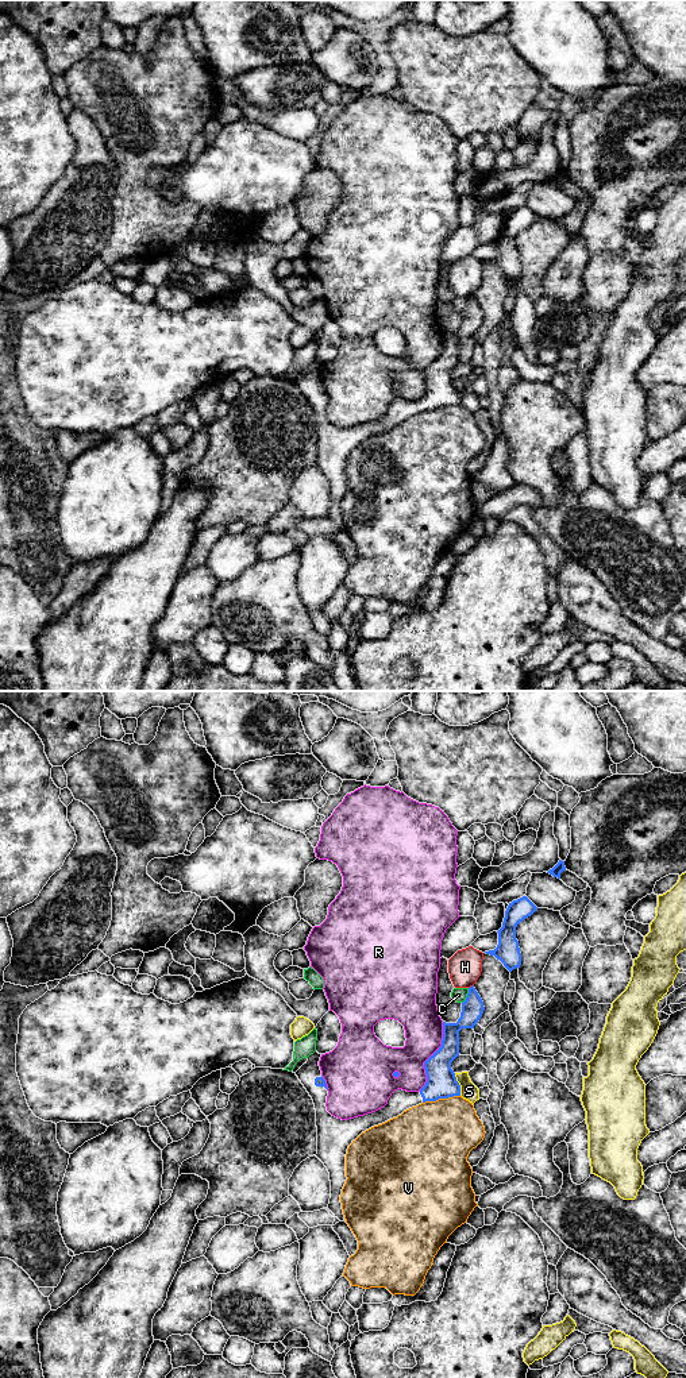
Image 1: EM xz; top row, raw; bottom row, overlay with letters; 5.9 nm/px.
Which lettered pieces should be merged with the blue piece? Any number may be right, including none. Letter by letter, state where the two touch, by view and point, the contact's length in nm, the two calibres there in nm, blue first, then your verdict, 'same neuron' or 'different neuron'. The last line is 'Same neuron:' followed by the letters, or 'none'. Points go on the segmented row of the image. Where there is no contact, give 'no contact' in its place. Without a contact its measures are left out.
C: xz (467, 996) | 100 nm | 130/90 nm | different neuron
H: xz (470, 987) | 40 nm | 130/200 nm | different neuron
R: xz (430, 1057) | 440 nm | 180/220 nm | different neuron
S: xz (458, 1084) | 140 nm | 180/100 nm | different neuron
V: xz (440, 1097) | 220 nm | 180/440 nm | different neuron
Same neuron: none

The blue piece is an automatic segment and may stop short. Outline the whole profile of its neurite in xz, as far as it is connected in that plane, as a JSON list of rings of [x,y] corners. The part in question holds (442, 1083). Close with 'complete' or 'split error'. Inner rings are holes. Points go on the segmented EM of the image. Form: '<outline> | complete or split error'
[[[474,985],[469,988],[462,1003],[460,1018],[456,1023],[443,1022],[442,1046],[424,1062],[427,1082],[419,1092],[397,1089],[388,1104],[371,1113],[342,1120],[332,1116],[325,1107],[328,1088],[321,1076],[319,1061],[321,1054],[315,1051],[296,1072],[296,1076],[313,1100],[317,1127],[317,1154],[329,1173],[331,1198],[328,1209],[340,1221],[344,1220],[340,1194],[346,1184],[346,1154],[348,1146],[366,1130],[397,1118],[404,1111],[425,1101],[436,1101],[460,1096],[460,1085],[451,1069],[451,1062],[459,1055],[459,1031],[474,1028],[483,1014],[483,1001]]] | split error

